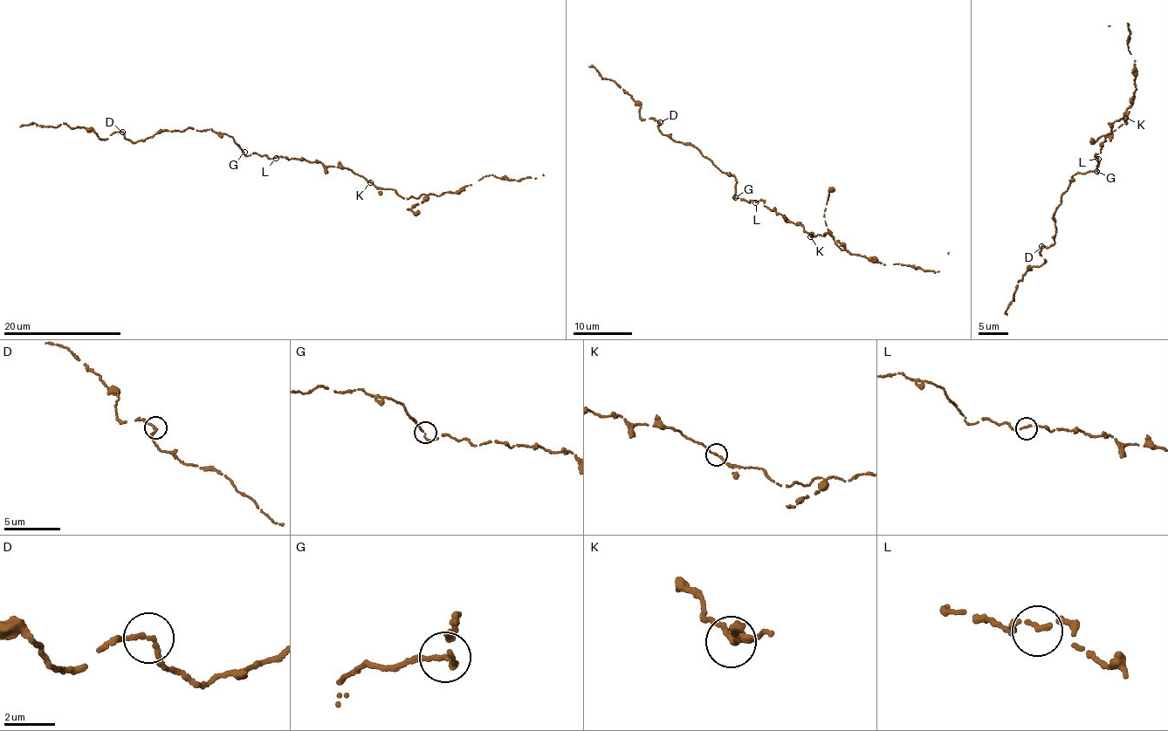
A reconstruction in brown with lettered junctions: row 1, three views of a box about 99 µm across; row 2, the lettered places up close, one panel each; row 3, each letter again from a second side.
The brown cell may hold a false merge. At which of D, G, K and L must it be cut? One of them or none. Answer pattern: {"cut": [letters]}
{"cut": []}

